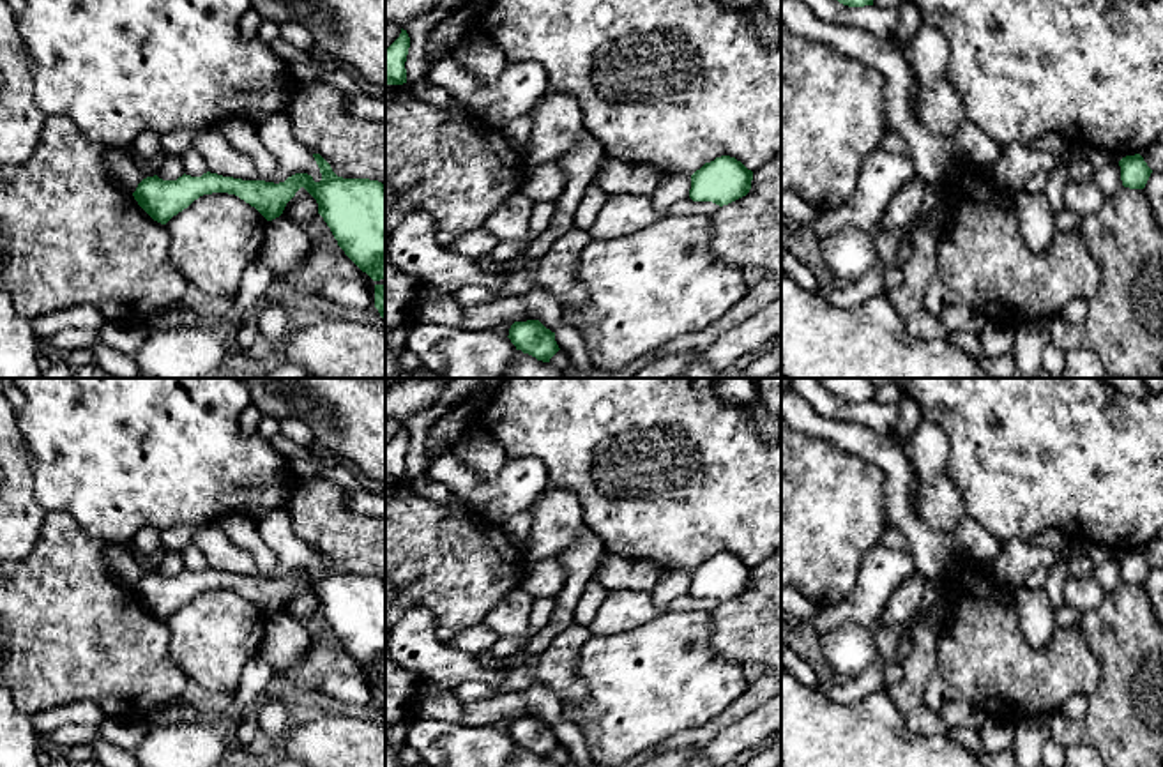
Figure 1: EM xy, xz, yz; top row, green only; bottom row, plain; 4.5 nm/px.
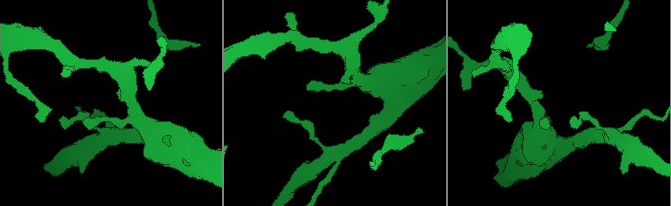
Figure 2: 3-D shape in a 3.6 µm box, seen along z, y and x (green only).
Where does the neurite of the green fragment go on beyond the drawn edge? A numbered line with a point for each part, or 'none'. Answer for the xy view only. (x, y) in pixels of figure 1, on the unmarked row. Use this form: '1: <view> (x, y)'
none

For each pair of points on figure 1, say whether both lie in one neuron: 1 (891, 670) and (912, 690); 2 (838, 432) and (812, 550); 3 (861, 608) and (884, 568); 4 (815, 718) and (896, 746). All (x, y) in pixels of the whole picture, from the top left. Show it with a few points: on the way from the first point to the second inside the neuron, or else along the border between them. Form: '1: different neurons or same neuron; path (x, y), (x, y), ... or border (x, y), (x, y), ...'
1: different neurons; border (904, 665), (904, 675), (888, 688)
2: different neurons; border (799, 432), (810, 437), (826, 437), (872, 463)
3: same neuron; path (868, 598), (877, 578)
4: same neuron; path (835, 737), (843, 746), (877, 746)

